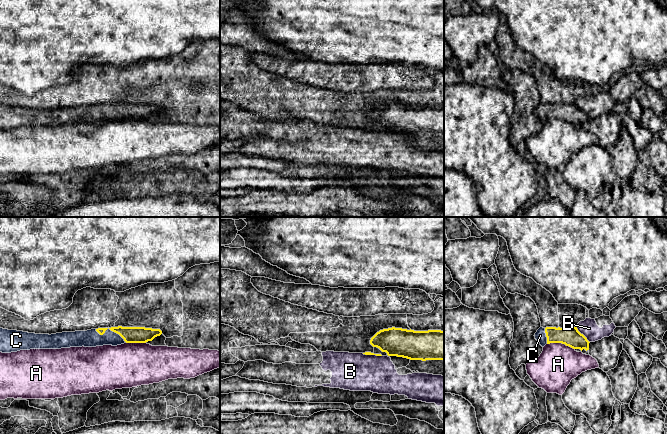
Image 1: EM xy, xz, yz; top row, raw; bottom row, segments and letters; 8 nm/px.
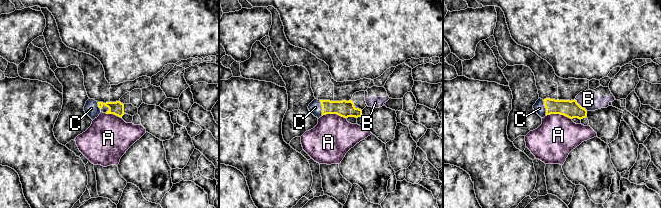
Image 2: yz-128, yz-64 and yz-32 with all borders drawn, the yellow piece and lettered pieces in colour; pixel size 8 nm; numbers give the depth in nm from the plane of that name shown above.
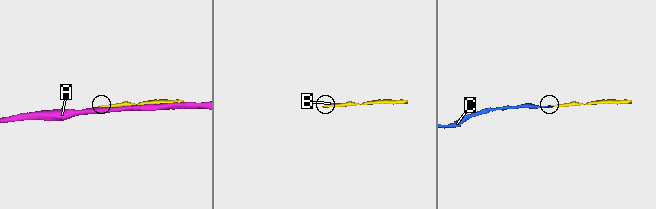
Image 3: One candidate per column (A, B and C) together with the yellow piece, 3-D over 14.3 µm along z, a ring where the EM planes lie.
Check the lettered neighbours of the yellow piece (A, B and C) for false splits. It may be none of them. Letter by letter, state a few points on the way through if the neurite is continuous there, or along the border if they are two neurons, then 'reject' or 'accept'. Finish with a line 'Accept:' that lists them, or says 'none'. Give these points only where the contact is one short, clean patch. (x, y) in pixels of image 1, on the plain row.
A: reject
B: reject
C: runs through xy (130, 110), (117, 110), (111, 106), (105, 112), (91, 114); accept
Accept: C

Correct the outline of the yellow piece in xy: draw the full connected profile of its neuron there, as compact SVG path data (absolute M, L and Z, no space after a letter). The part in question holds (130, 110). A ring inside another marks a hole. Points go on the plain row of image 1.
M111 103L87 107L35 110L0 104L0 128L11 129L30 125L117 122L124 119L146 119L160 112L160 105L145 103Z

